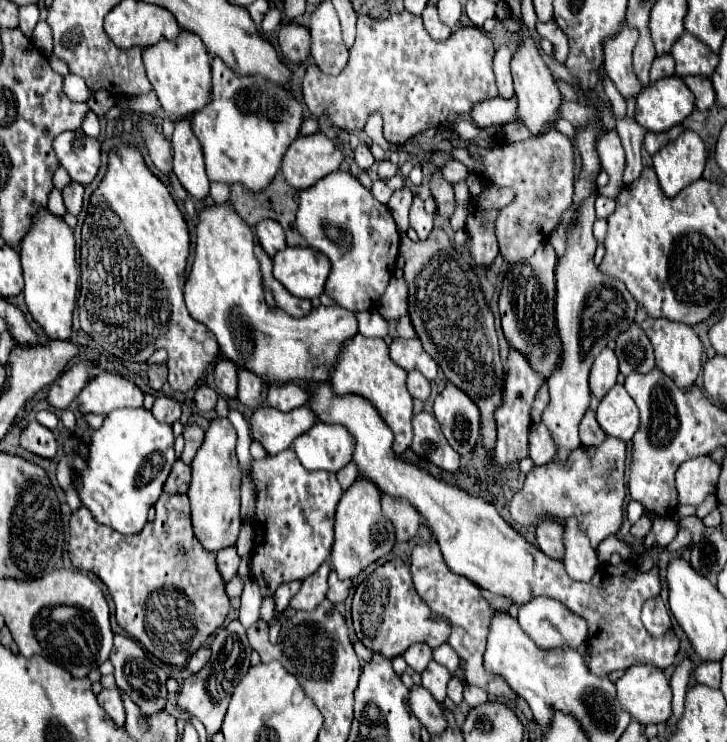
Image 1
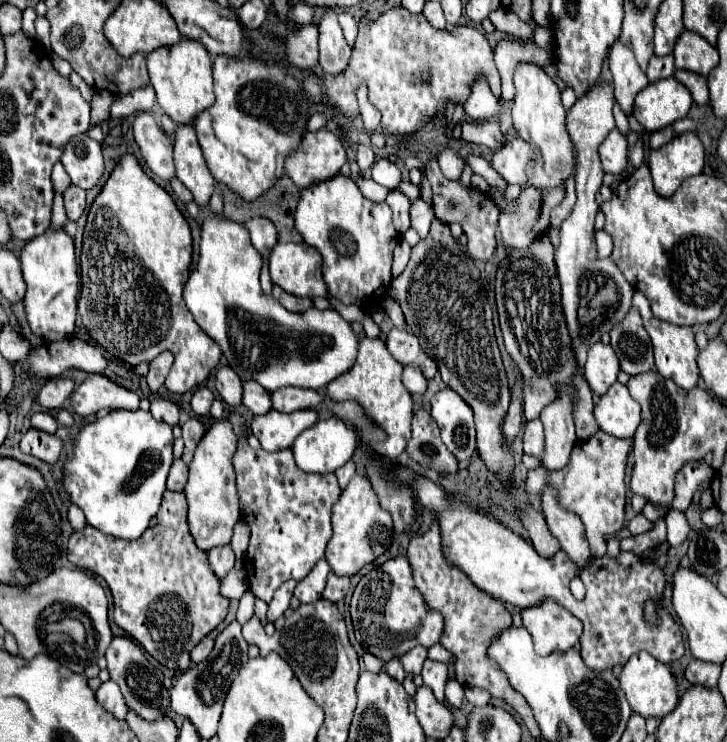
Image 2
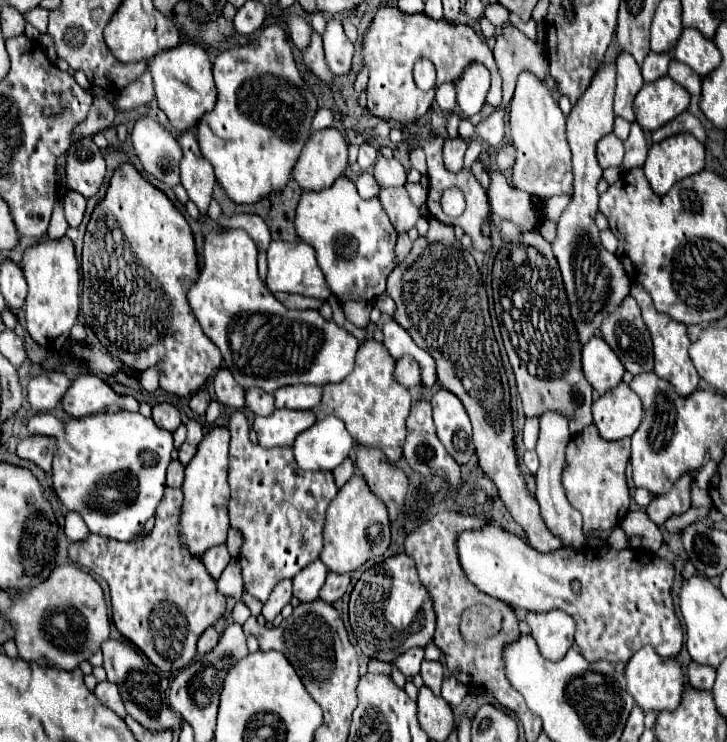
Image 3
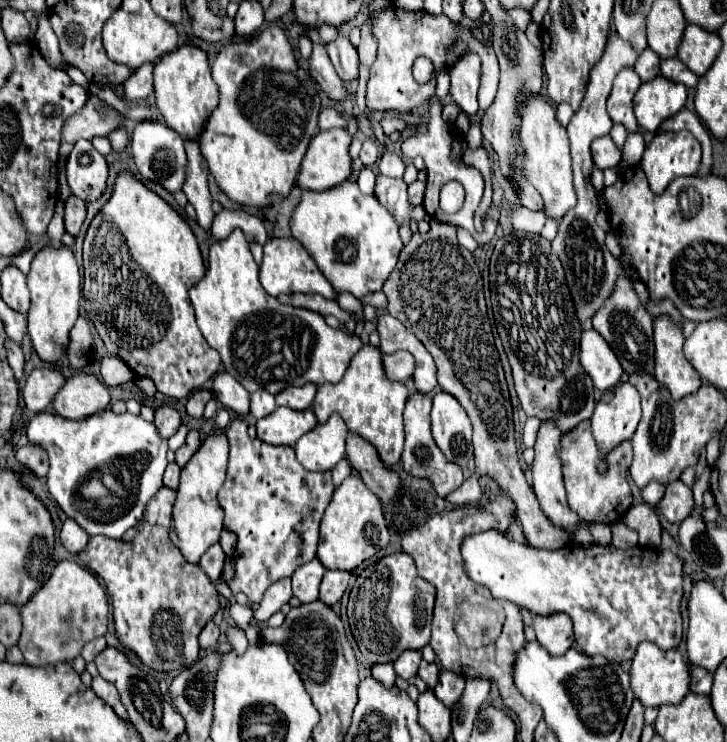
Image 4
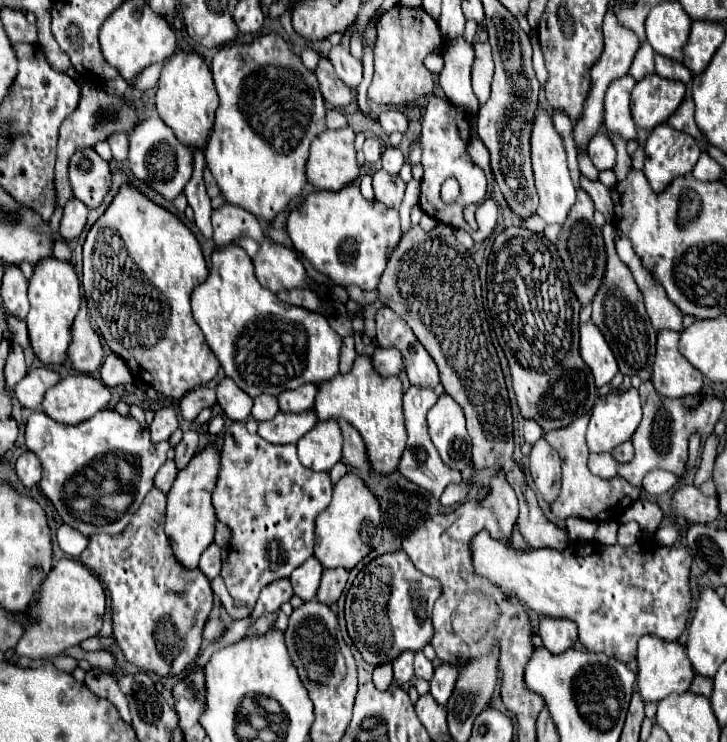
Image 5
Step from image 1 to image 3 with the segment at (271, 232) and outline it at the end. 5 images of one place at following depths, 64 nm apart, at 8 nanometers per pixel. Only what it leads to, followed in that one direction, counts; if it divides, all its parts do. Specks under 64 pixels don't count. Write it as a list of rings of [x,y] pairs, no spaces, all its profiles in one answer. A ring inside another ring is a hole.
[[[234,214],[234,216],[220,216],[218,218],[218,228],[222,230],[230,230],[230,228],[244,228],[250,238],[254,240],[254,244],[260,250],[268,250],[268,244],[272,240],[268,226],[264,224],[264,220],[256,214]]]

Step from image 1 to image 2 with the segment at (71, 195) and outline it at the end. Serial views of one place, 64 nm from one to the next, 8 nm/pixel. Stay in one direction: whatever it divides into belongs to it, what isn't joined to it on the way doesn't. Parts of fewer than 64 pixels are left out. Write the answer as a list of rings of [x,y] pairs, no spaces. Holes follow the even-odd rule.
[[[70,186],[70,188],[64,192],[64,206],[66,206],[68,220],[78,222],[78,218],[80,218],[82,212],[84,212],[84,206],[86,206],[86,192],[80,192],[80,188]]]

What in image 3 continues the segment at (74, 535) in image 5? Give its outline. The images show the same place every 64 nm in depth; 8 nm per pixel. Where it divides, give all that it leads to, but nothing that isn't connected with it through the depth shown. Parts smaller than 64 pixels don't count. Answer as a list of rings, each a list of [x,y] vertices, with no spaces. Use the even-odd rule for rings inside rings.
[[[68,512],[66,514],[66,524],[64,524],[64,534],[68,538],[70,544],[84,540],[84,536],[88,536],[88,526],[84,524],[84,520],[80,518],[80,514],[76,512]]]

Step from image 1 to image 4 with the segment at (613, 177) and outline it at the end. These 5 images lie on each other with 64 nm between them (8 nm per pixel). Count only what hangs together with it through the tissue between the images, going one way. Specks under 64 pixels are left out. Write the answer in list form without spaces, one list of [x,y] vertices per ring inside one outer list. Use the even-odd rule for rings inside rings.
[[[600,136],[596,138],[596,142],[592,142],[592,162],[596,168],[606,170],[606,168],[618,166],[620,156],[622,154],[610,136]]]

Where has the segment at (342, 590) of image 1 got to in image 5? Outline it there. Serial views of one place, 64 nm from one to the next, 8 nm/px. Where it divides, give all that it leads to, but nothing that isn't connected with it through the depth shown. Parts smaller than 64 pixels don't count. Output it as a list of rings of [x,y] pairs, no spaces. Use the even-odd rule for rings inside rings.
[[[344,568],[324,570],[324,572],[322,572],[320,588],[318,588],[318,592],[316,592],[316,600],[318,600],[320,604],[326,604],[326,606],[334,604],[334,602],[340,598],[340,594],[342,594],[342,590],[344,590],[344,586],[346,586],[346,580],[348,580],[348,572],[346,572]]]

